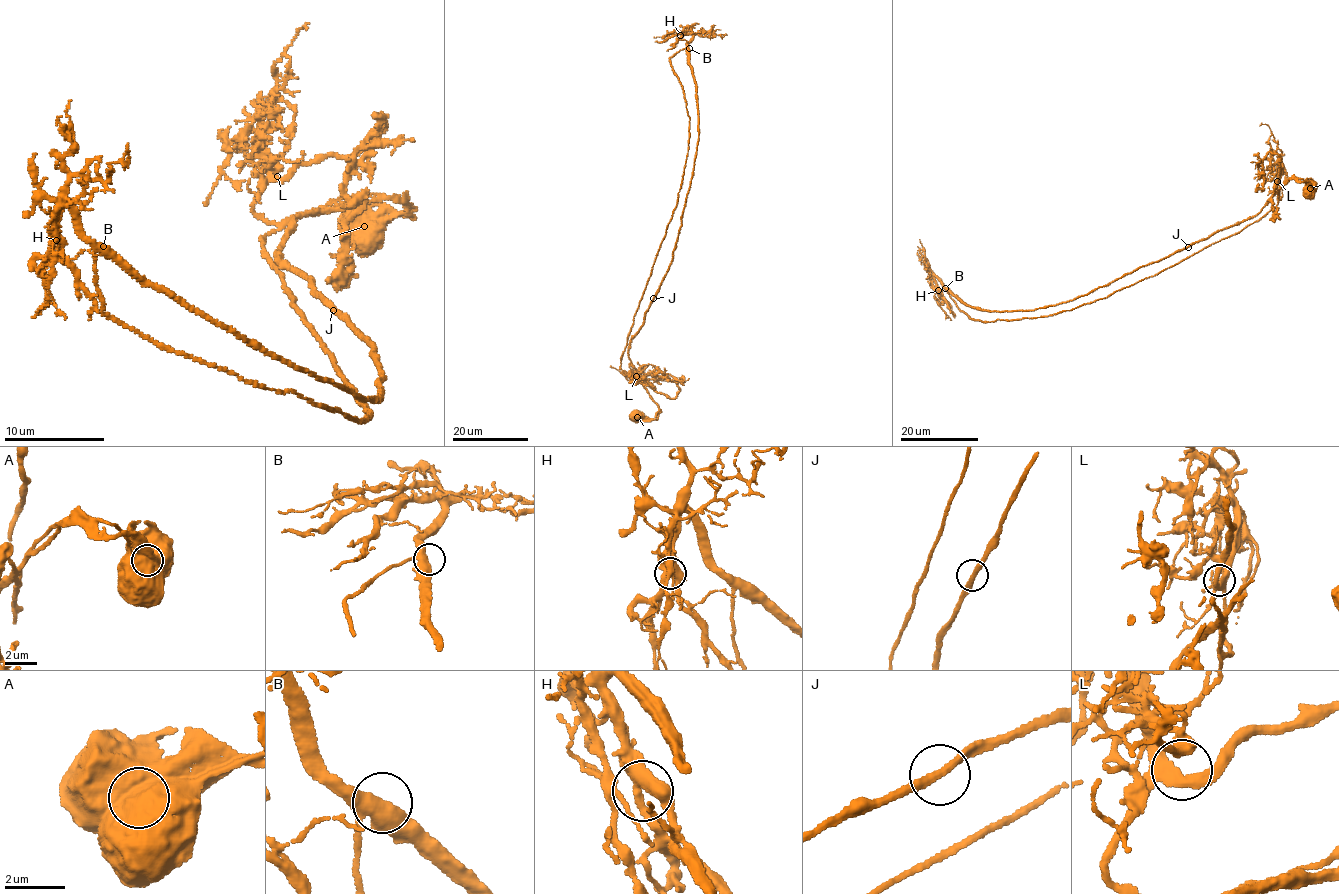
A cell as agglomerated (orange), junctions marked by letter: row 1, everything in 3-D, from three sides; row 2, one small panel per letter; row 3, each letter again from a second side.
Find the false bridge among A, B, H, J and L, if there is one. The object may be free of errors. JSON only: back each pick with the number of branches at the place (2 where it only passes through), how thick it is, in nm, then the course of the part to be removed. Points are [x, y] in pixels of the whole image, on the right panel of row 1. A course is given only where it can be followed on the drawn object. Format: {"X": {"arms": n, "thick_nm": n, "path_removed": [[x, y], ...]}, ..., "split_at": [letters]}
{"A": {"arms": 2, "thick_nm": 950, "path_removed": [[1310, 188], [1288, 180], [1278, 199], [1280, 158], [1269, 152], [1262, 189], [1257, 184]]}, "split_at": ["A"]}

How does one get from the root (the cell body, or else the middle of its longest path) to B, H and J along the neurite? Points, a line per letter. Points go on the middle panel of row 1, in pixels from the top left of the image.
B: (665, 235), (677, 202), (689, 138), (684, 93), (670, 58), (680, 50), (689, 48)
H: (665, 235), (677, 202), (689, 138), (684, 93), (670, 58), (685, 48), (693, 37), (689, 33), (680, 35)
J: (665, 235), (620, 364), (622, 371), (636, 380), (638, 375), (628, 355), (629, 345), (653, 299)

